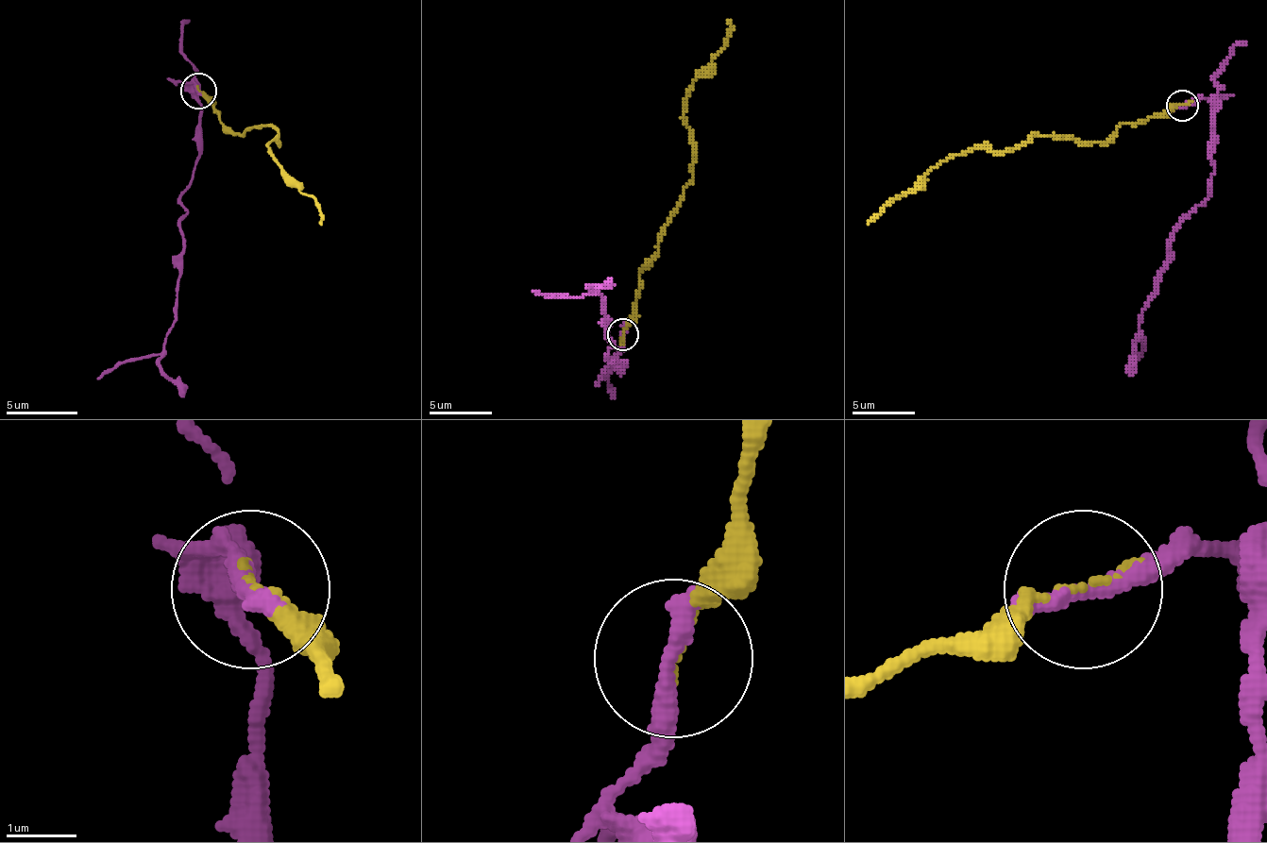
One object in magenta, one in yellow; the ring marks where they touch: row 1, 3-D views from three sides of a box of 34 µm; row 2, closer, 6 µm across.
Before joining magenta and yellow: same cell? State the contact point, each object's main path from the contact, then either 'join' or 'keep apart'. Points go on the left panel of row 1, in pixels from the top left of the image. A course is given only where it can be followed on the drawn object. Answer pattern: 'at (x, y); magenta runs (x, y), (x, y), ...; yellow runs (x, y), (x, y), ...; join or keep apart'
at (198, 91); magenta runs (199, 90), (189, 83), (199, 105), (199, 158), (185, 191), (177, 319), (160, 351), (125, 359), (95, 379); yellow runs (199, 90), (235, 133), (267, 126), (278, 133), (278, 143), (267, 147), (271, 158), (313, 201), (321, 226); keep apart

